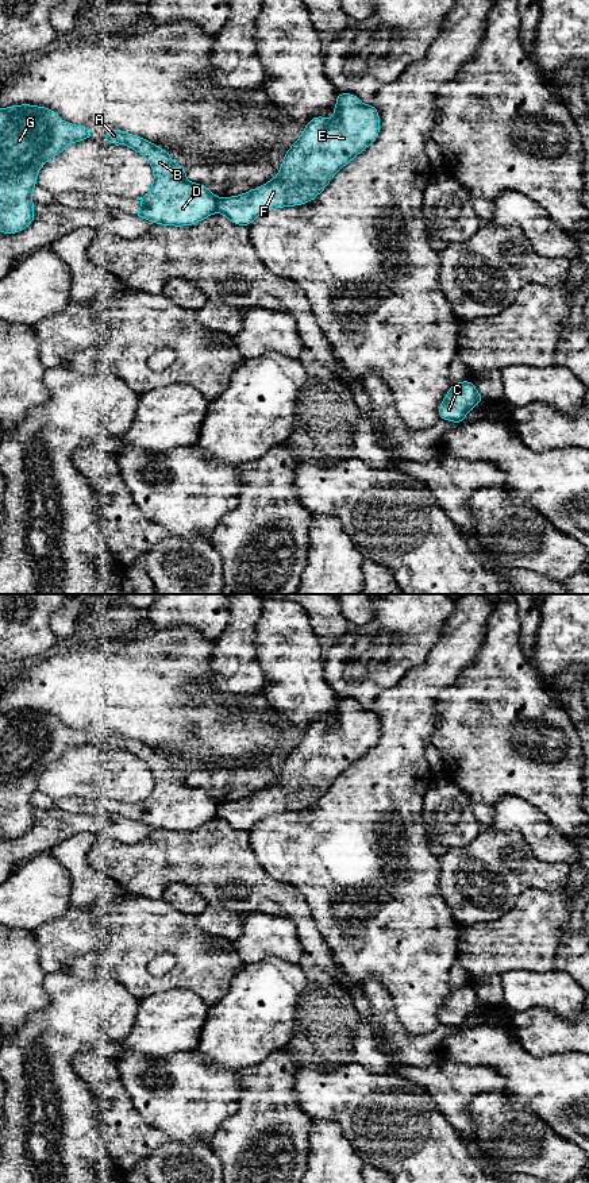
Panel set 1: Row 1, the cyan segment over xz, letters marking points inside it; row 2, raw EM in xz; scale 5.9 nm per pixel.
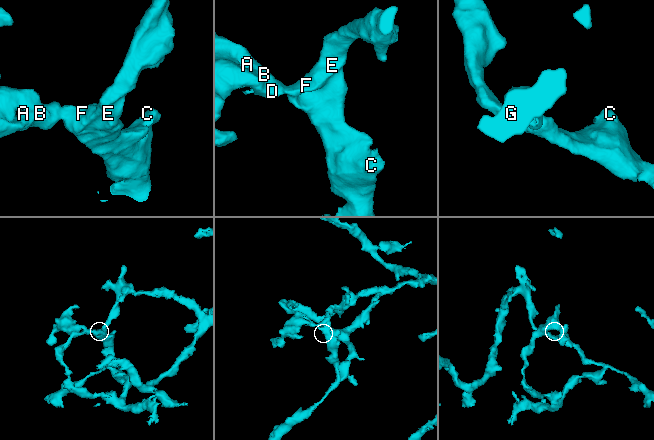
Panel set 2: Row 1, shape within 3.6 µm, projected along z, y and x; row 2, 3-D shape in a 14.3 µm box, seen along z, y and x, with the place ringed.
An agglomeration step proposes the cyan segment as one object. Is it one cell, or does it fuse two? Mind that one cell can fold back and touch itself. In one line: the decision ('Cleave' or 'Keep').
Cleave

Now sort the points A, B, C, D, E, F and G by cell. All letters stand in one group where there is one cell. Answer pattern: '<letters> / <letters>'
A B D G / C E F

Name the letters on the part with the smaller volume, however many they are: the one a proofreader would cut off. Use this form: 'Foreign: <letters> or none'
Foreign: A, B, D, G

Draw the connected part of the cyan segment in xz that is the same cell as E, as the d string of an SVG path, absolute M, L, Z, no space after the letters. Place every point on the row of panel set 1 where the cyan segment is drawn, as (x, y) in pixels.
M336 93L336 105L332 111L332 119L315 116L307 123L299 139L285 153L274 178L246 193L219 199L216 212L232 224L249 227L262 212L303 205L319 196L343 166L378 138L381 128L377 108L363 104L353 93Z

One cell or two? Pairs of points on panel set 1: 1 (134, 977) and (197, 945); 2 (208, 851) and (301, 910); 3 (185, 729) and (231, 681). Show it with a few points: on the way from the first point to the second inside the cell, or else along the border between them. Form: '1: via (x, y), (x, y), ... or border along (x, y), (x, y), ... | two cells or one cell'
1: via (146, 959), (160, 945), (180, 945) | one cell
2: via (231, 874), (255, 883), (266, 894), (278, 898) | one cell
3: border along (210, 662), (211, 685), (234, 696) | two cells

